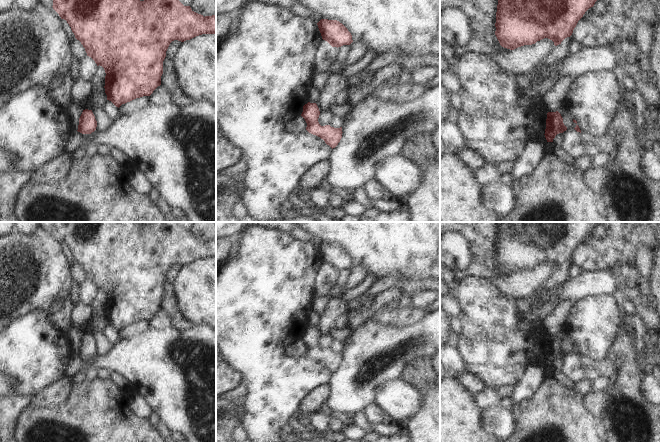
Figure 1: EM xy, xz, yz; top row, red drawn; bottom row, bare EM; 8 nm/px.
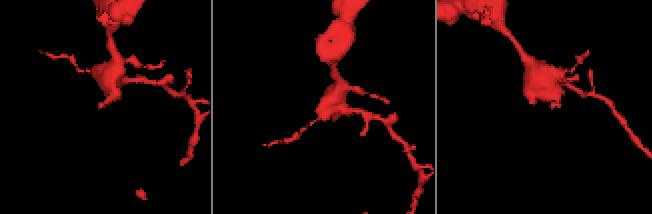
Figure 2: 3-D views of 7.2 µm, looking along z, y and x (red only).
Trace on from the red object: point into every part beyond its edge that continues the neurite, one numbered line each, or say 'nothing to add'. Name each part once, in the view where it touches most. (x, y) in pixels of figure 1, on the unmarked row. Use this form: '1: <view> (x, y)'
nothing to add

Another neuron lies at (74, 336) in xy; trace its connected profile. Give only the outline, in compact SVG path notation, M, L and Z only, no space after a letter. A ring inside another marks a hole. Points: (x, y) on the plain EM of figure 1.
M70 328L65 332L65 334L74 352L74 355L77 356L79 349L79 342L83 336L83 333L81 331L78 331L77 329Z

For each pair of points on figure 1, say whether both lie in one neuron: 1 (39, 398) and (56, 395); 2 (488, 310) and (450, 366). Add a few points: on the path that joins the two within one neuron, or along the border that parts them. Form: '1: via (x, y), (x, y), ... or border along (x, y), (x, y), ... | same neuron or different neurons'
1: via (43, 398), (52, 395) | same neuron
2: border along (456, 348), (467, 370) | different neurons

